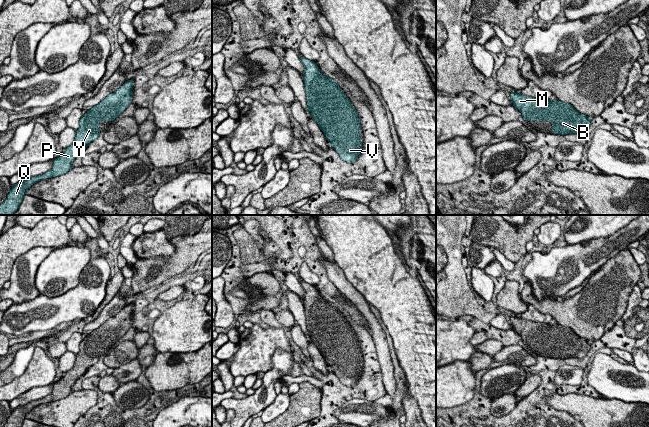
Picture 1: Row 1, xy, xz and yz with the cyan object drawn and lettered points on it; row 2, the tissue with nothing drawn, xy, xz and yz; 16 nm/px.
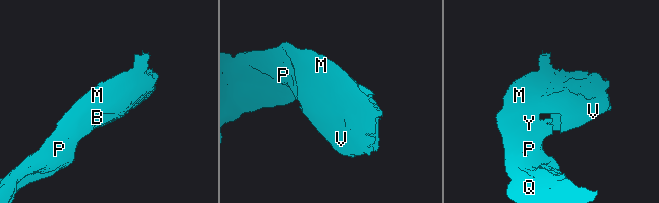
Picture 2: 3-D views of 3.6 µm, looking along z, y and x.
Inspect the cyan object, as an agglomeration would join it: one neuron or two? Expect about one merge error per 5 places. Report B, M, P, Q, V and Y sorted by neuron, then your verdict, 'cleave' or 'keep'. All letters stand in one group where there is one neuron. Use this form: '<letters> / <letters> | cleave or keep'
B M P Q V Y | keep

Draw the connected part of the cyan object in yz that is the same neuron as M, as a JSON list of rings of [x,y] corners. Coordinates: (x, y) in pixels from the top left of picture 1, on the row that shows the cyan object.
[[[512,92],[510,96],[511,103],[522,113],[524,121],[551,121],[551,134],[584,134],[591,125],[591,118],[558,99],[539,99],[520,92]]]

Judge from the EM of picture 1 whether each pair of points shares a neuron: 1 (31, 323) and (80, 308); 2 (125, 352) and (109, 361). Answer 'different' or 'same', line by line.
1: same
2: same

